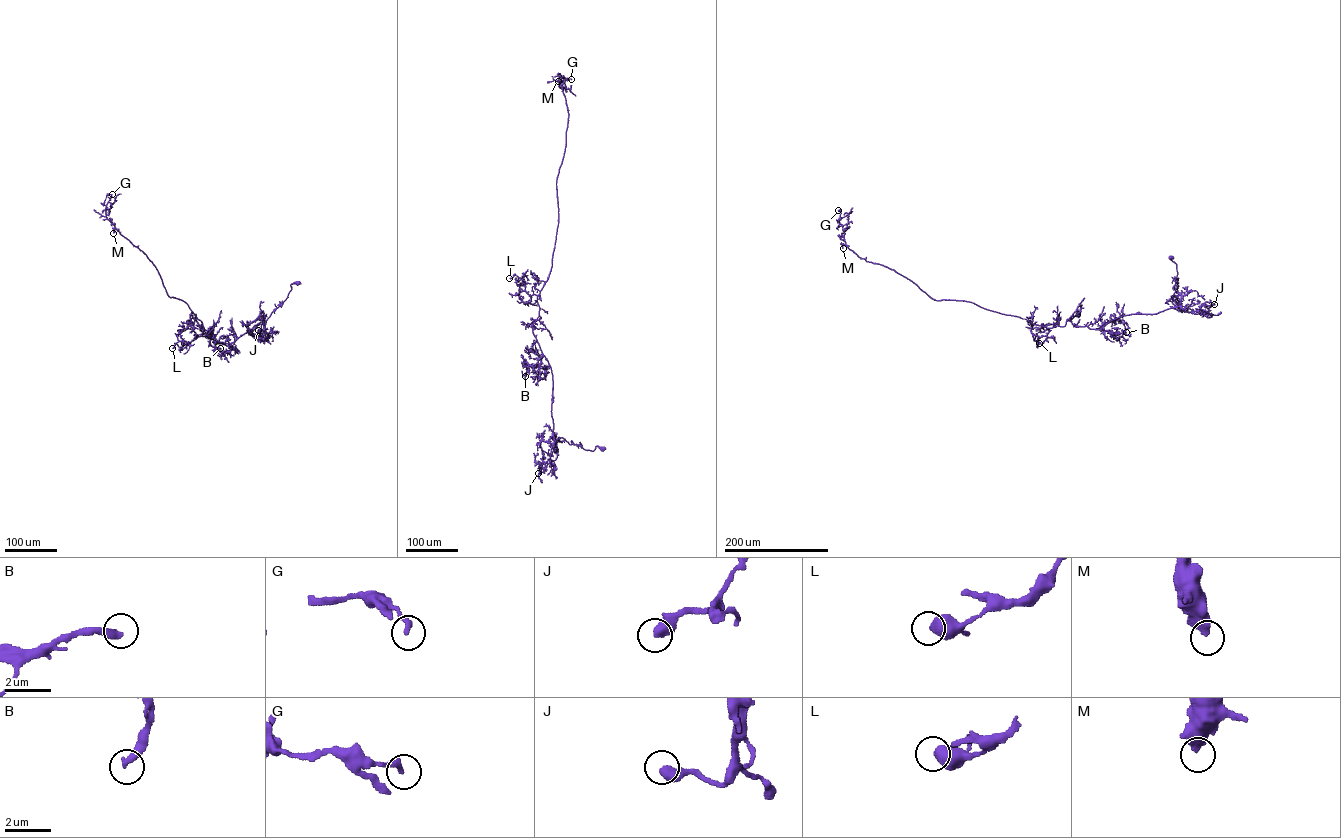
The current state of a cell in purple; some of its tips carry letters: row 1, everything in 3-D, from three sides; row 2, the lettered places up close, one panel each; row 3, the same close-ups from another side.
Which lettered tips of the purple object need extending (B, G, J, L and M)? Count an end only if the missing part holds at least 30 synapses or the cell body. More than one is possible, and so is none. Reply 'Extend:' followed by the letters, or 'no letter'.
Extend: no letter

